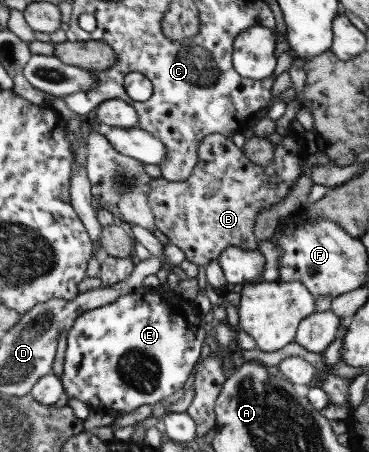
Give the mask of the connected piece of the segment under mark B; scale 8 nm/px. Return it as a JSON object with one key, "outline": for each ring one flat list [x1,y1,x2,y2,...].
{"outline":[[288,129,283,136,274,136,270,139,274,144,274,158,271,164,267,167,252,164,244,157,244,154,232,144,231,138,214,133,213,135,204,137,203,141,199,144,197,164,195,164,191,175,185,181,170,182,164,180,162,177,155,179,151,178,151,182,149,182,150,190,147,194,147,205,149,206,149,209,151,209,151,213,153,213,153,224,157,230,160,230,167,237,169,243,179,247,179,249,185,253,185,260,191,261,191,263,195,264,197,267,206,267,206,264,211,260,217,259,218,254,228,246,235,245,239,248,251,251,256,249,255,237,253,237,252,231,255,224,255,217,257,217,258,213,263,208,270,208,271,204,276,204,287,195,287,192,290,192,293,183,295,183,301,175,299,160,302,160,302,157,306,153,303,137,297,133,289,133]]}

